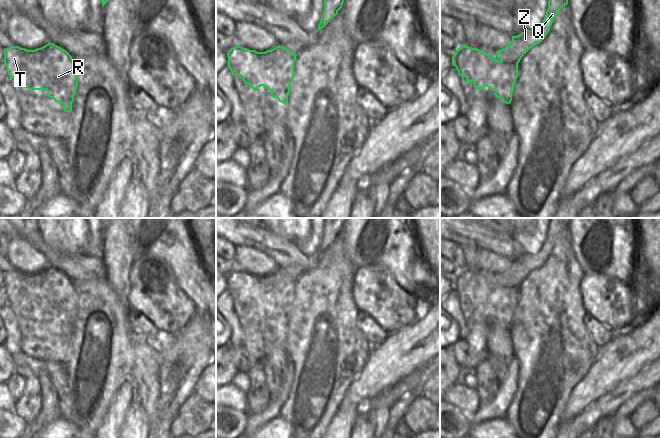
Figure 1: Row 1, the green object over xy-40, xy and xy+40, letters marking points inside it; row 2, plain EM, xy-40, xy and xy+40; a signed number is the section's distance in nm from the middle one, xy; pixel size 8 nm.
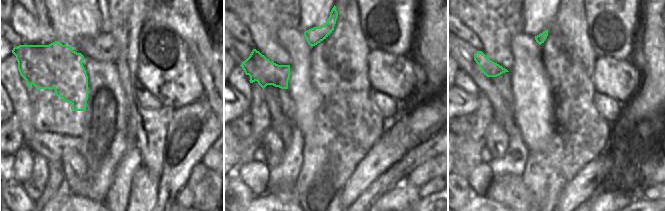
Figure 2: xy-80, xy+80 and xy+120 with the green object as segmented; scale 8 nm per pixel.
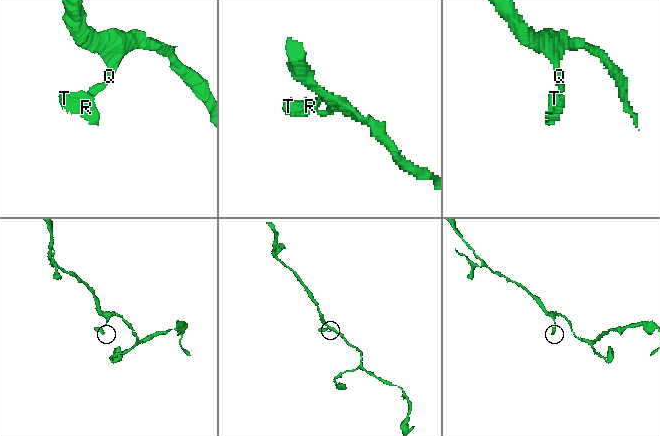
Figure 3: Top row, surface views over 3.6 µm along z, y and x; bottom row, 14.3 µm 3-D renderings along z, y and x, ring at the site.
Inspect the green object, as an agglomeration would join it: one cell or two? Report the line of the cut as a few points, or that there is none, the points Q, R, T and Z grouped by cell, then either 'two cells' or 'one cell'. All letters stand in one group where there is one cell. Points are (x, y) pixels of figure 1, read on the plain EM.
cut none; groups Q R T Z; one cell

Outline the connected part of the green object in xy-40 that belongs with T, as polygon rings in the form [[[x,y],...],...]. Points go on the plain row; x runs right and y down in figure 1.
[[[51,266],[35,274],[11,270],[4,274],[3,285],[10,305],[15,301],[29,314],[46,314],[49,322],[64,329],[65,336],[72,336],[72,327],[78,309],[78,297],[72,280],[66,274]]]

